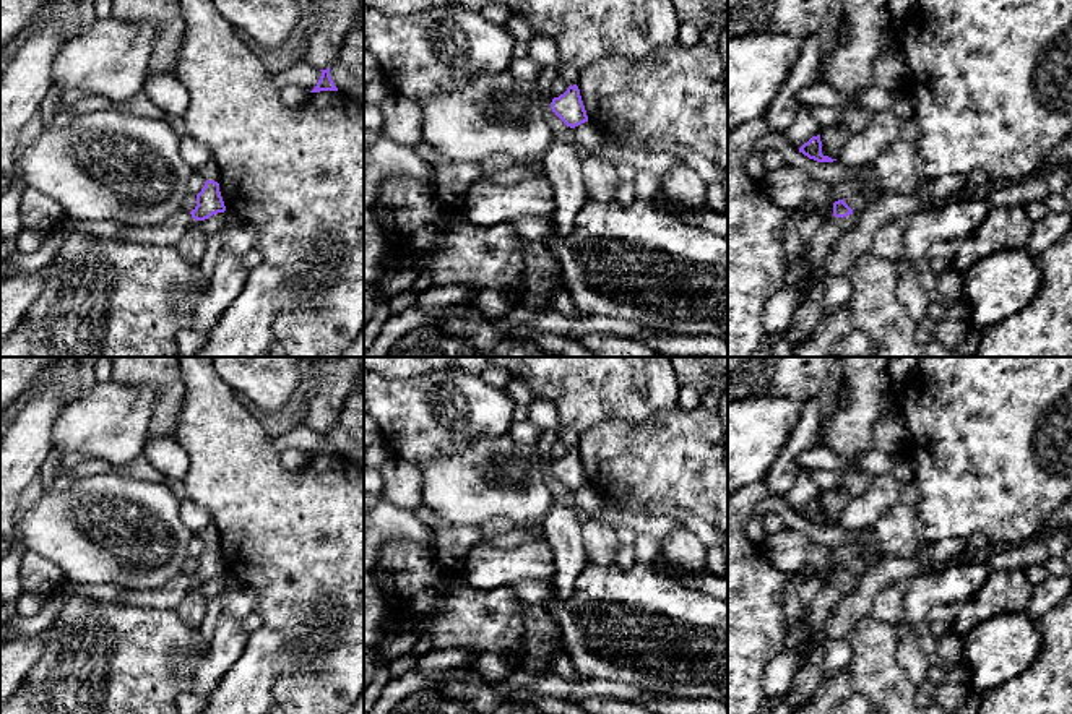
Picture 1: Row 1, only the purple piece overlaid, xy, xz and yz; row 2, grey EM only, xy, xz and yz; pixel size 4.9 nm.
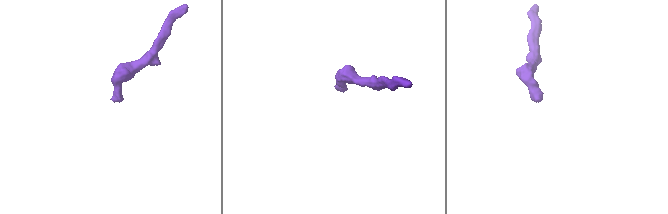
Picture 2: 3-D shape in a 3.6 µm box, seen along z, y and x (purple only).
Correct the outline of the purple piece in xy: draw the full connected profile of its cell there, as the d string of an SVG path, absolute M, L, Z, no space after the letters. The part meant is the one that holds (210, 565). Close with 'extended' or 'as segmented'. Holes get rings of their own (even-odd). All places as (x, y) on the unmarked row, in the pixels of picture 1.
M206 544L201 555L197 558L197 570L190 576L182 574L159 589L127 591L117 602L123 605L175 610L195 584L205 584L224 574L226 570L219 555L219 547Z; extended

